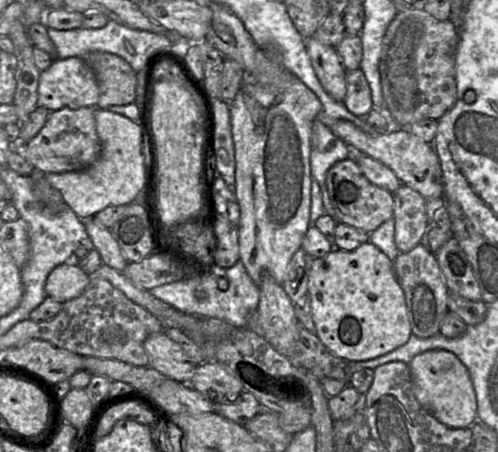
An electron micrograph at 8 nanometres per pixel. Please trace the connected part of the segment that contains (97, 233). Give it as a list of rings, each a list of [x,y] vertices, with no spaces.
[[[92,218],[83,221],[89,238],[101,256],[102,263],[118,272],[123,272],[128,261],[125,259],[110,229],[98,226]]]

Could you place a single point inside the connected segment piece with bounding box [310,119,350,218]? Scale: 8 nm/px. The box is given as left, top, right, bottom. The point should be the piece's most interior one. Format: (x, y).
(327, 149)

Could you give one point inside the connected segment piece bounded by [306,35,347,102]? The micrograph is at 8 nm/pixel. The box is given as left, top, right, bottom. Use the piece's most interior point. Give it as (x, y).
(325, 59)

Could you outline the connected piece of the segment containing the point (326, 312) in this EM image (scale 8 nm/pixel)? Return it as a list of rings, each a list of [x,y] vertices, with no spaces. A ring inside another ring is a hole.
[[[369,241],[353,250],[333,248],[325,256],[313,258],[307,294],[317,337],[346,361],[382,356],[405,344],[412,334],[404,291],[393,262]]]

